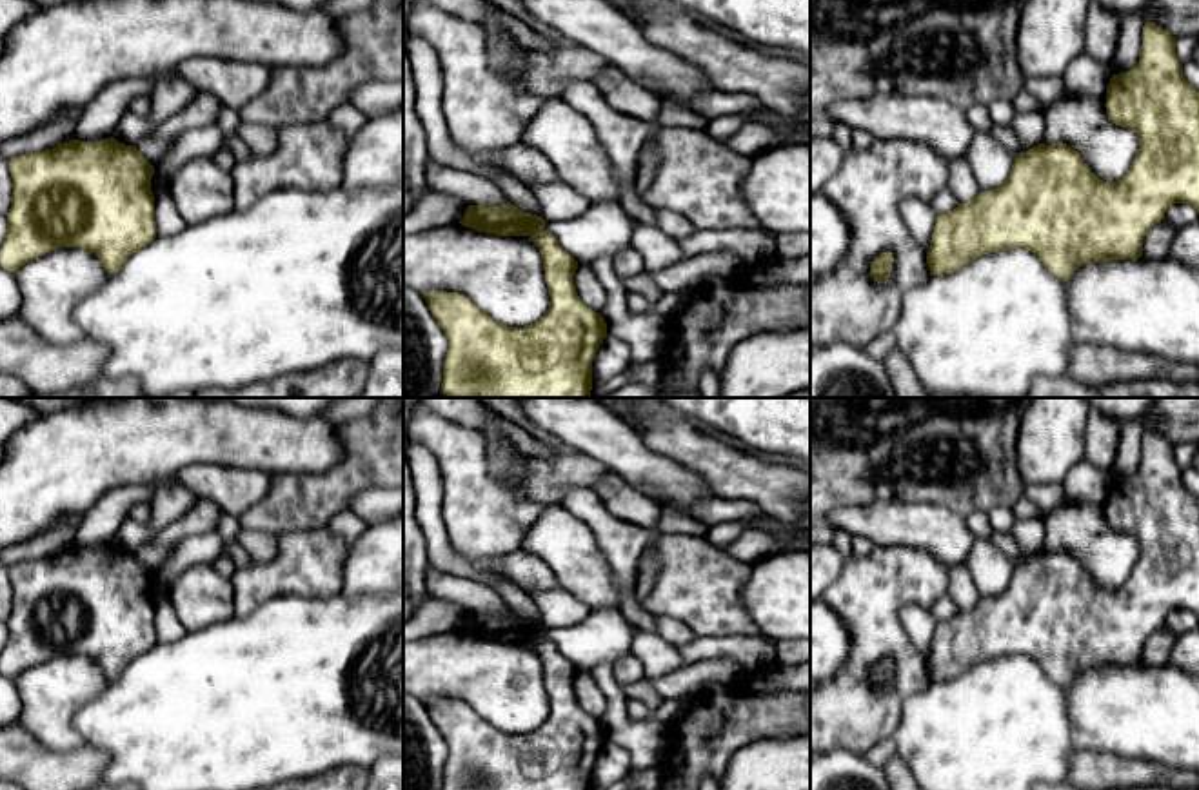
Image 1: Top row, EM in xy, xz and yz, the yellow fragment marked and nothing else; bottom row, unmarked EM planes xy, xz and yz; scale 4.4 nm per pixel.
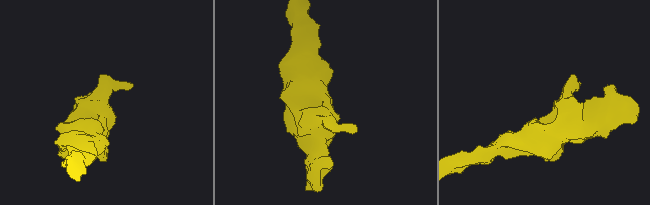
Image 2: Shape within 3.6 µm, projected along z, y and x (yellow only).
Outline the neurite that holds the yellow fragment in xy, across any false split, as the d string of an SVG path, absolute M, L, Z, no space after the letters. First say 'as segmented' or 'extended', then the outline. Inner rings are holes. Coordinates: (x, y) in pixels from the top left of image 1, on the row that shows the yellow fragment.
as segmented; M113 136L69 140L9 160L13 178L0 267L16 272L56 249L94 252L107 274L156 238L154 167Z

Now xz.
as segmented; M507 202L501 207L469 205L463 227L496 236L530 236L545 269L549 309L534 323L507 327L492 320L471 298L458 292L425 292L434 320L449 340L441 390L452 398L589 398L592 360L607 334L600 312L587 307L574 287L578 262L547 232L543 216L525 212Z

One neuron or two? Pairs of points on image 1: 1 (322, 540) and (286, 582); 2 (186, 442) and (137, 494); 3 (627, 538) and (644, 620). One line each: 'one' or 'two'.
1: one
2: two
3: one

